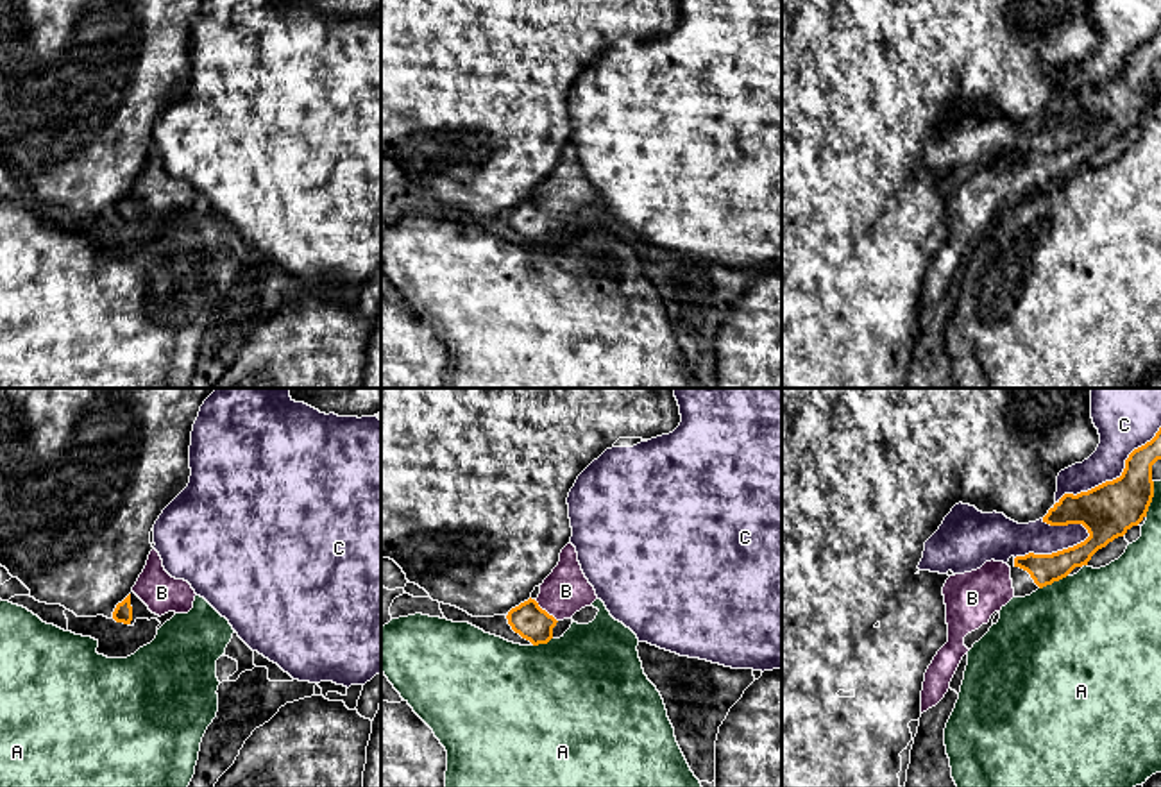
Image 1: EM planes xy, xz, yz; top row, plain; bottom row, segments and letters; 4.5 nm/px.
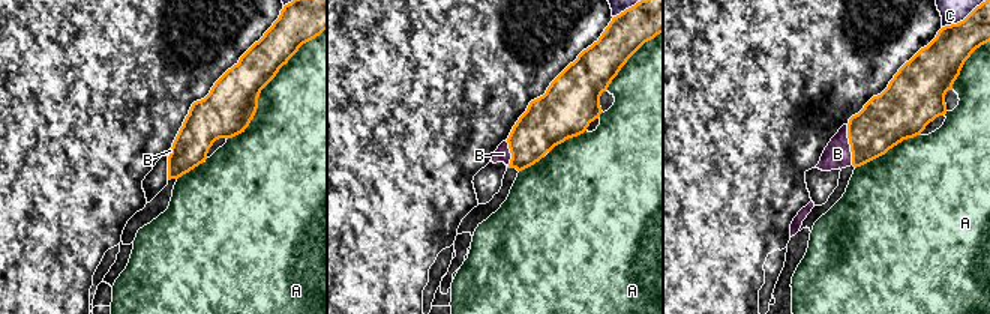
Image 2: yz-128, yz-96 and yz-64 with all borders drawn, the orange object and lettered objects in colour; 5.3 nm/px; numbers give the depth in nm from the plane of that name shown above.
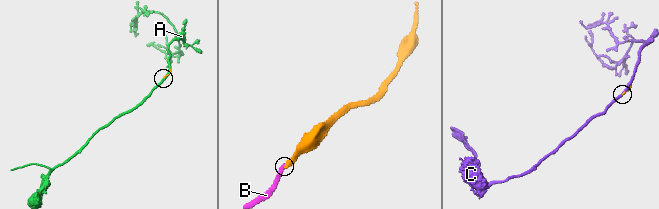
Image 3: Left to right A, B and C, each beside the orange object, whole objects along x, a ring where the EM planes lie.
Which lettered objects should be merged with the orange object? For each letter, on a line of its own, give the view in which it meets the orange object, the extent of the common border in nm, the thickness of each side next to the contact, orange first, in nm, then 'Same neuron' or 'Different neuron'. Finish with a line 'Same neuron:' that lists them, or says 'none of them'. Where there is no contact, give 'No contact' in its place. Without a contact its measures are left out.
A: Touches orange in yz. Shared border 170 nm. Thickness 240 nm (orange) against 140 nm. Different neuron
B: Touches orange in xz. Shared border 150 nm. Thickness 160 nm (orange) against 220 nm. Same neuron
C: Touches orange in yz. Shared border 360 nm. Thickness 150 nm (orange) against 200 nm. Different neuron
Same neuron: B

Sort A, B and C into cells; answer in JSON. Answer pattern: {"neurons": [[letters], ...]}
{"neurons": [["A"], ["B"], ["C"]]}

